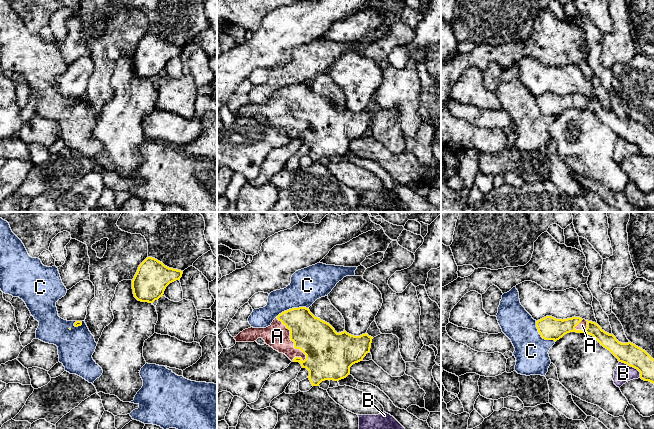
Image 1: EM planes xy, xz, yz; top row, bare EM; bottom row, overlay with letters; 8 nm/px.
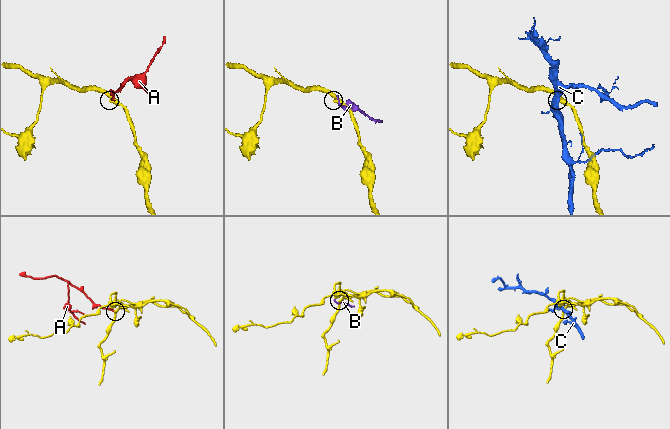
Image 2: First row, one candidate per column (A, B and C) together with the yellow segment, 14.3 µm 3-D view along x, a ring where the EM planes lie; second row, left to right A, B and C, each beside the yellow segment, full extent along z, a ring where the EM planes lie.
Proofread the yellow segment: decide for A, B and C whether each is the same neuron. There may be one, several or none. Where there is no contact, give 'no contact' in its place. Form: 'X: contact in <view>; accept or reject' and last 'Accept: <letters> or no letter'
A: contact in xz; accept
B: contact in yz; reject
C: contact in xz; reject
Accept: A

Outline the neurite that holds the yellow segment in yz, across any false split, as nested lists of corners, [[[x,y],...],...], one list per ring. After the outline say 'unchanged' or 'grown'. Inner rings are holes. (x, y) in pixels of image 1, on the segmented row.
[[[546,316],[536,321],[536,327],[543,339],[555,342],[570,332],[587,333],[608,349],[619,362],[637,369],[642,380],[654,384],[654,359],[645,350],[631,342],[619,342],[613,334],[605,332],[595,322],[580,317],[562,320]]]; grown

